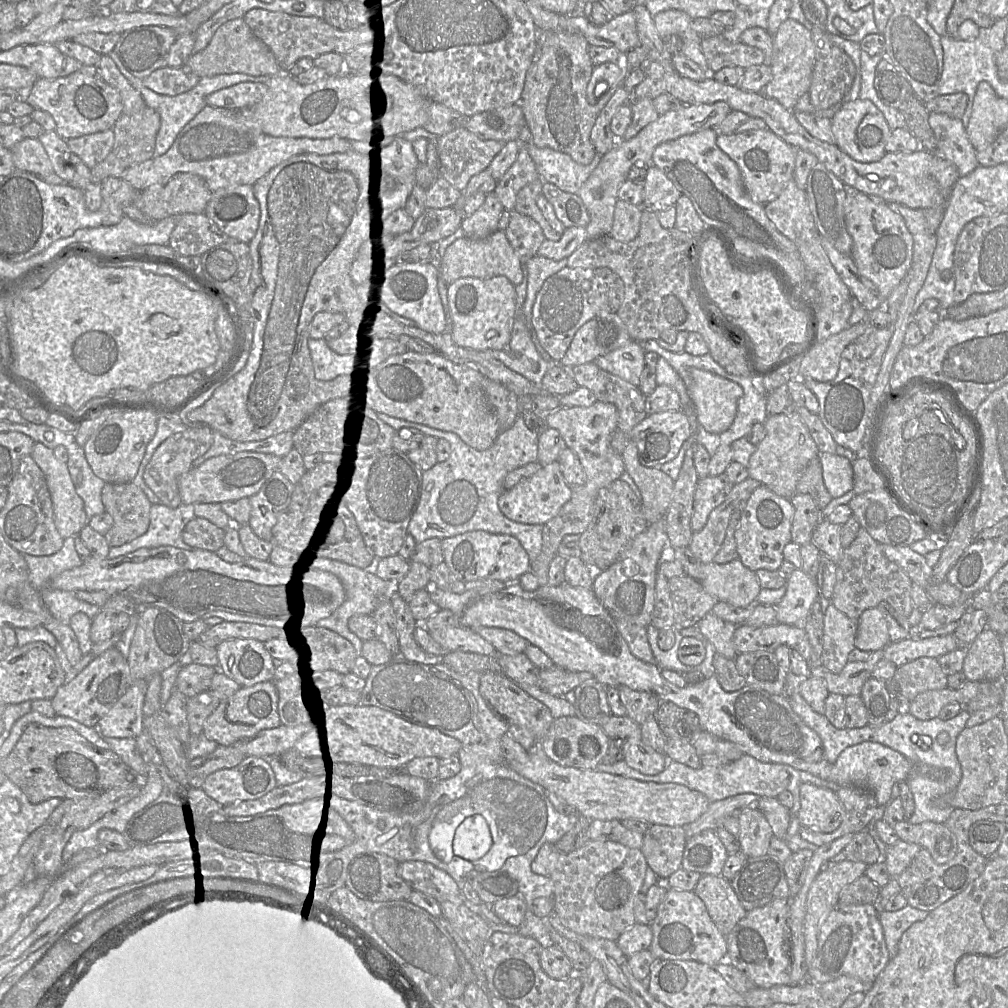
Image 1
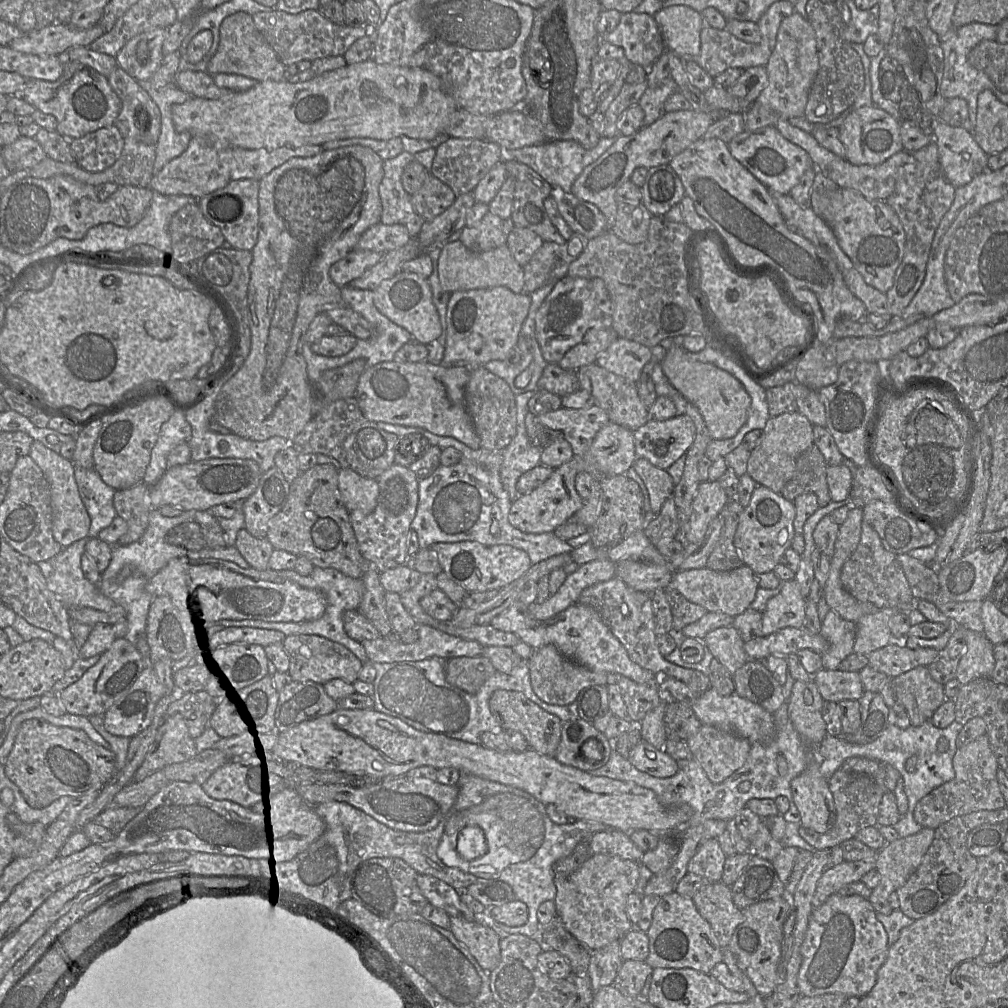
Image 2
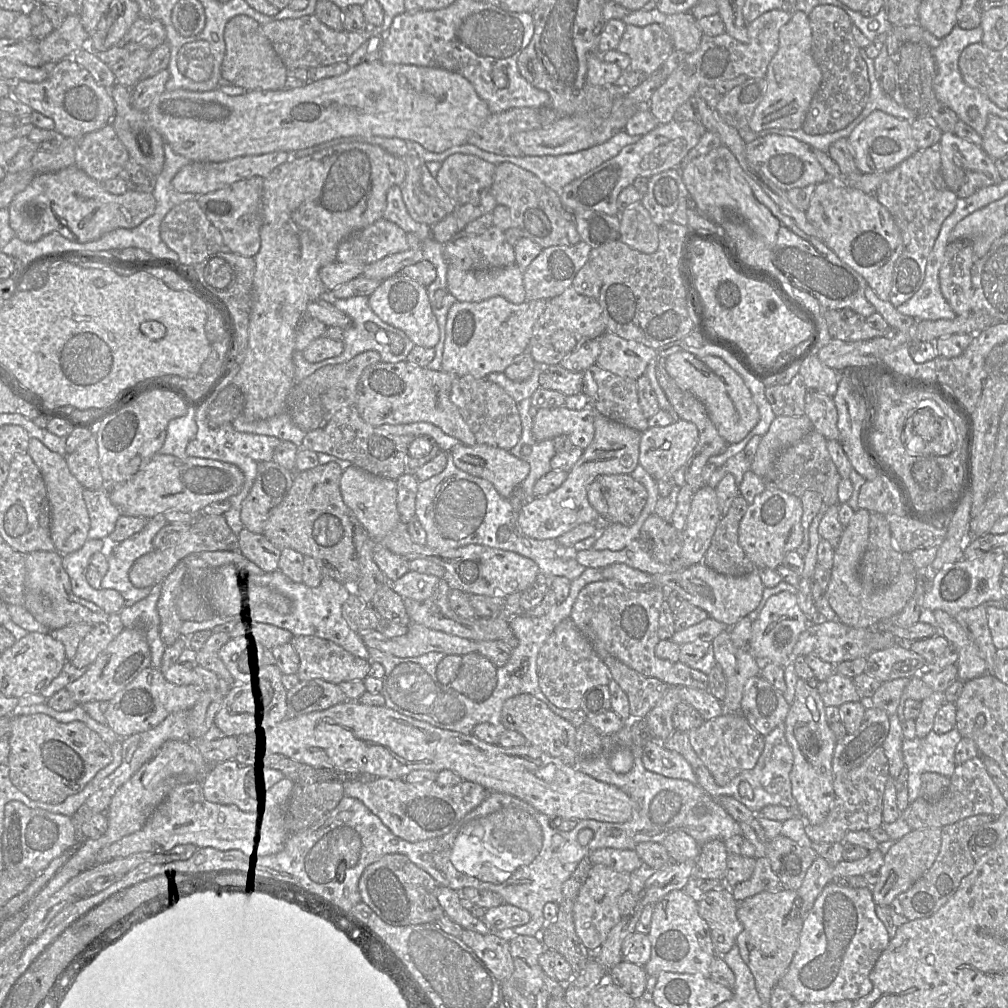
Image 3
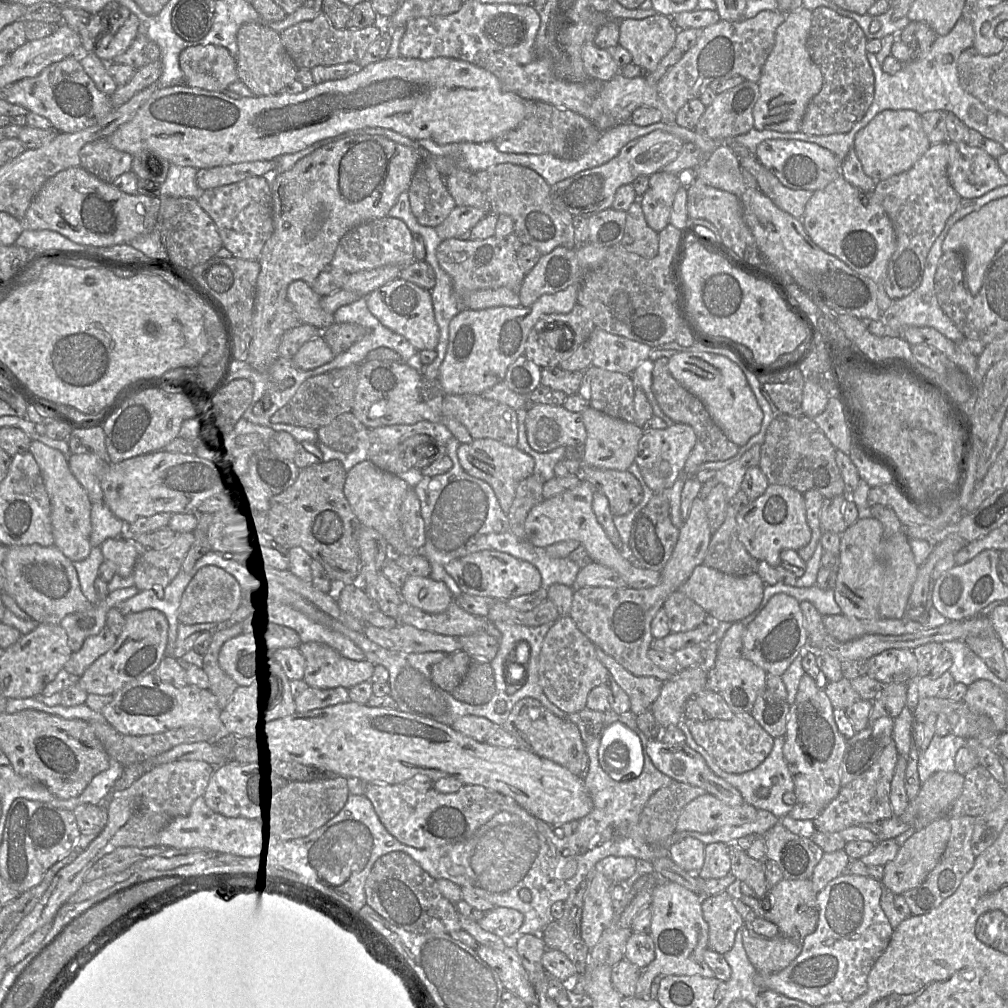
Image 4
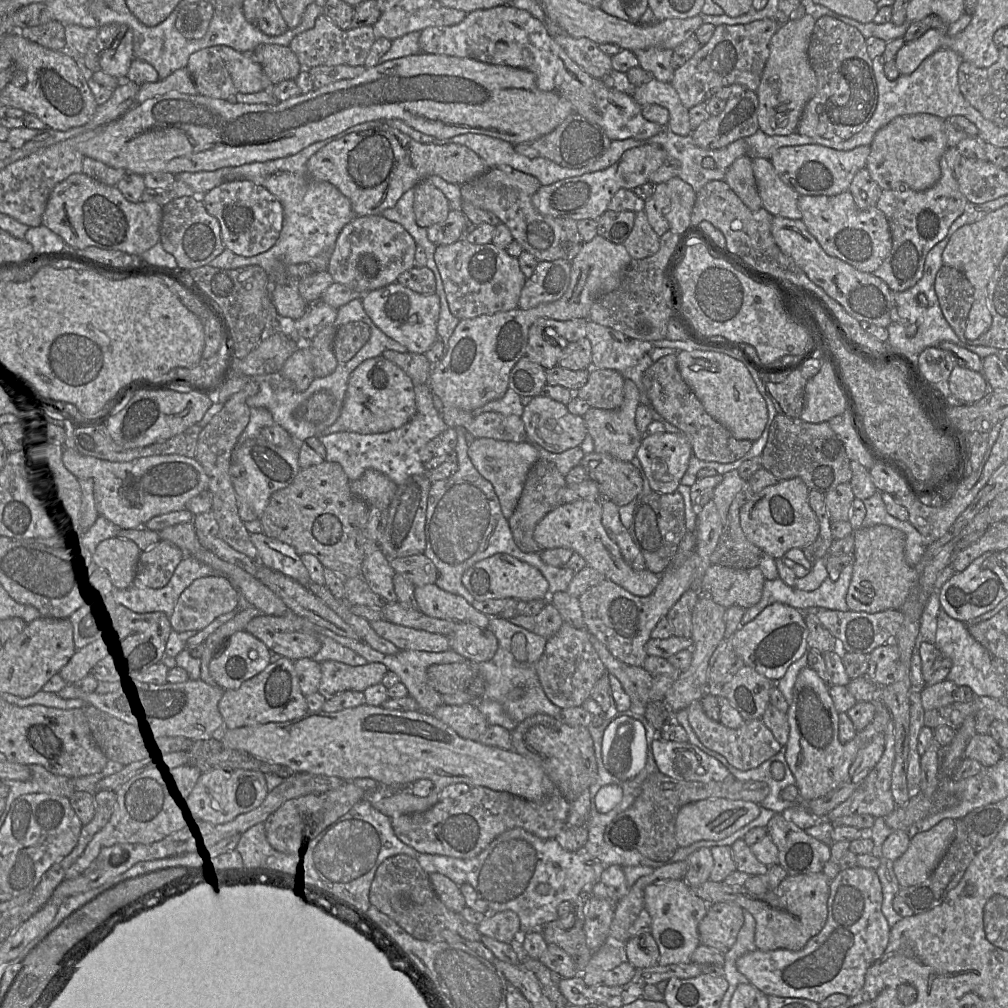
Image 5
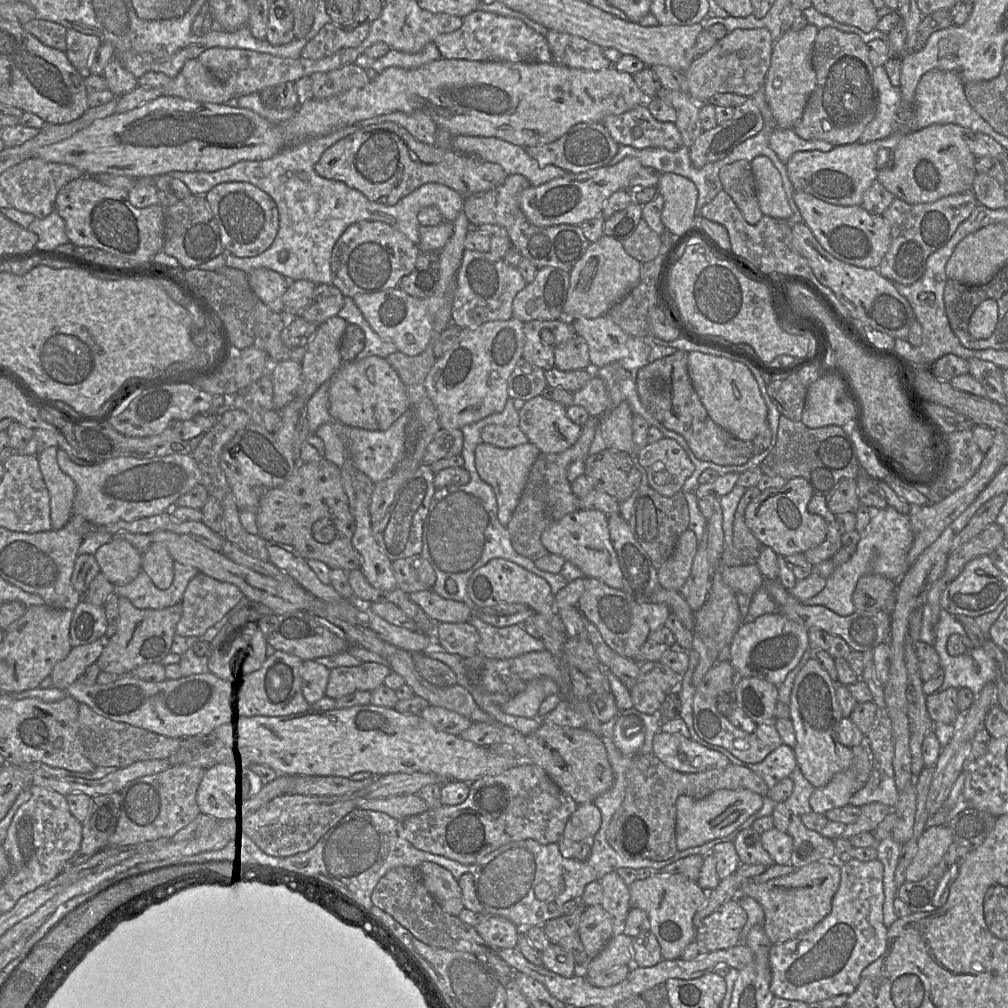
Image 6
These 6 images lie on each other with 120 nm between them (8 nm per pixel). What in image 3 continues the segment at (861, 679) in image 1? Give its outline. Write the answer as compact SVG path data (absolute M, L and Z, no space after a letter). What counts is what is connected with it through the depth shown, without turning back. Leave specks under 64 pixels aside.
M833 673L827 679L820 681L817 690L825 706L841 706L846 702L861 701L853 678Z

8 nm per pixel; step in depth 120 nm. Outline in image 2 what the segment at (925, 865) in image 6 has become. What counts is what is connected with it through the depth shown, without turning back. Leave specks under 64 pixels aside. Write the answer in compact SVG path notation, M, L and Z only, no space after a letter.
M923 827L916 834L899 837L891 842L886 842L886 844L878 850L875 863L880 873L880 882L872 889L871 895L868 898L876 912L883 914L891 914L893 912L893 908L889 903L890 894L903 886L919 867L925 853L933 842L934 835L934 829Z

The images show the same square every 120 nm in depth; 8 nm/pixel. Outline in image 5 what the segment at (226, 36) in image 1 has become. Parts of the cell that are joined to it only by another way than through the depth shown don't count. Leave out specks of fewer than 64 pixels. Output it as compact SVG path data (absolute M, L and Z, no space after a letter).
M261 44L253 50L252 55L273 86L285 80L294 80L302 69L289 46Z

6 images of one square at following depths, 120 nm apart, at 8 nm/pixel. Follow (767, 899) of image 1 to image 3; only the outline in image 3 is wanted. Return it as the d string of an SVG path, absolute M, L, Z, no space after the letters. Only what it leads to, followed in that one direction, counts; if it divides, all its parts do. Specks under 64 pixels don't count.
M756 856L756 864L748 880L736 884L731 890L737 902L755 896L763 891L775 891L781 887L780 880L773 871L766 856Z

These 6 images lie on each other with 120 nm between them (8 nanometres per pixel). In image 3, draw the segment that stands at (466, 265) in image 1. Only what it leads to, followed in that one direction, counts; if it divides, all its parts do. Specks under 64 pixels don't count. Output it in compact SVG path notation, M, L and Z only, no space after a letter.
M517 264L483 271L463 271L449 265L447 291L461 302L481 302L495 296L514 304L526 301L524 272Z

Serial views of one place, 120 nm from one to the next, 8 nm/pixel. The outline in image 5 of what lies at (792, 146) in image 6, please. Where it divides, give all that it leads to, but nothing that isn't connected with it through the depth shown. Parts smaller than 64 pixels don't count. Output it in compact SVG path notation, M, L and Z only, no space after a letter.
M760 129L754 135L745 138L745 141L748 145L746 156L751 159L764 158L768 160L781 147L820 145L819 143L814 143L813 137L802 136L797 132L787 136L768 136Z

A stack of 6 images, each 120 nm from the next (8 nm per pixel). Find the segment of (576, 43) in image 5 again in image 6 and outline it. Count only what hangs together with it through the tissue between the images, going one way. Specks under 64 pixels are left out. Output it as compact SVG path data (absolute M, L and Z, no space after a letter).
M548 31L546 35L553 63L574 69L599 71L612 66L598 45L575 35Z

